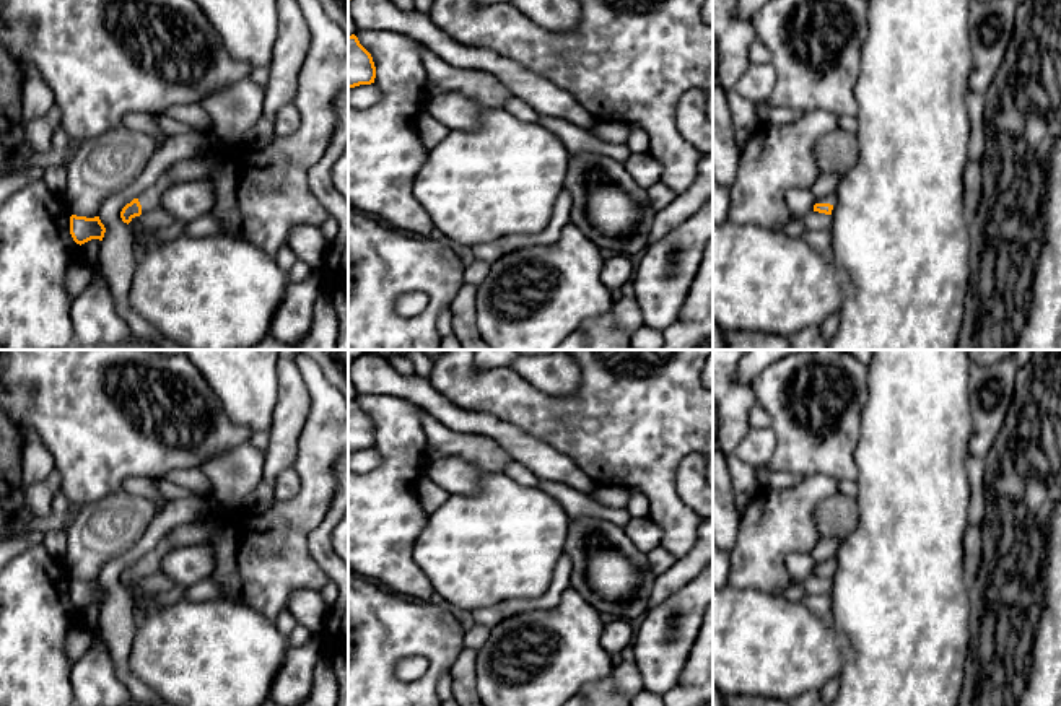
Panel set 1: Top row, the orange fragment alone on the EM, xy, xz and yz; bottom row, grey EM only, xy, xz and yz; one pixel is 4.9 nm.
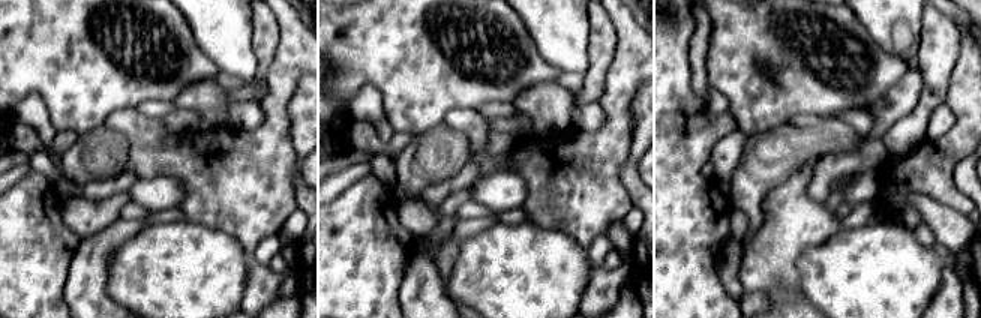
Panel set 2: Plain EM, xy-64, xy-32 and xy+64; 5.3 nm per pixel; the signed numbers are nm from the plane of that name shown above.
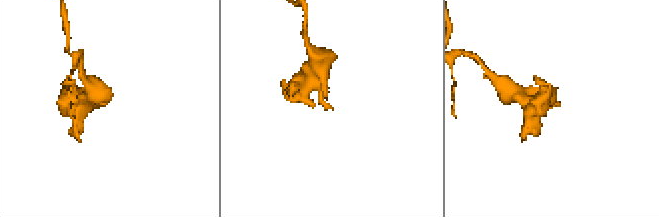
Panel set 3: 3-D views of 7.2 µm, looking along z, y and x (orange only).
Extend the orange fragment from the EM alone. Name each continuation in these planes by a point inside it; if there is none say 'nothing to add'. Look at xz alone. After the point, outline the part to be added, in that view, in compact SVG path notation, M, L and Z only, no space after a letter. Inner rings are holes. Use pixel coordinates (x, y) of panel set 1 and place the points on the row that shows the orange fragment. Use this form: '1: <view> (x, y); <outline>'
nothing to add

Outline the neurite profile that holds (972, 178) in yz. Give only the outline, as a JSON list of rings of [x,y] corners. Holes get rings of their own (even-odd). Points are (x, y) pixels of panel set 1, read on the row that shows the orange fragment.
[[[968,161],[963,172],[963,200],[965,215],[968,220],[971,220],[978,211],[981,194],[983,194],[981,166],[976,161]]]

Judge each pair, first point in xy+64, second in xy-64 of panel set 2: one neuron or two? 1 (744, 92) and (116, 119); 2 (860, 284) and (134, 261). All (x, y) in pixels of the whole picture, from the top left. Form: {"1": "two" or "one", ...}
{"1": "two", "2": "one"}

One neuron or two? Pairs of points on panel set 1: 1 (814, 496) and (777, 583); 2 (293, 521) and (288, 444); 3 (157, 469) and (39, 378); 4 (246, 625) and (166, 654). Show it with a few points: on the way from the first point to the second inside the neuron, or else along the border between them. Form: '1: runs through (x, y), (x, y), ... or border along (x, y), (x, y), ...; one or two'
1: runs through (793, 518), (777, 534), (777, 562); one
2: border along (275, 498), (262, 511), (238, 508); two
3: runs through (127, 440), (69, 381); one
4: runs through (227, 644), (217, 654), (186, 654); one

